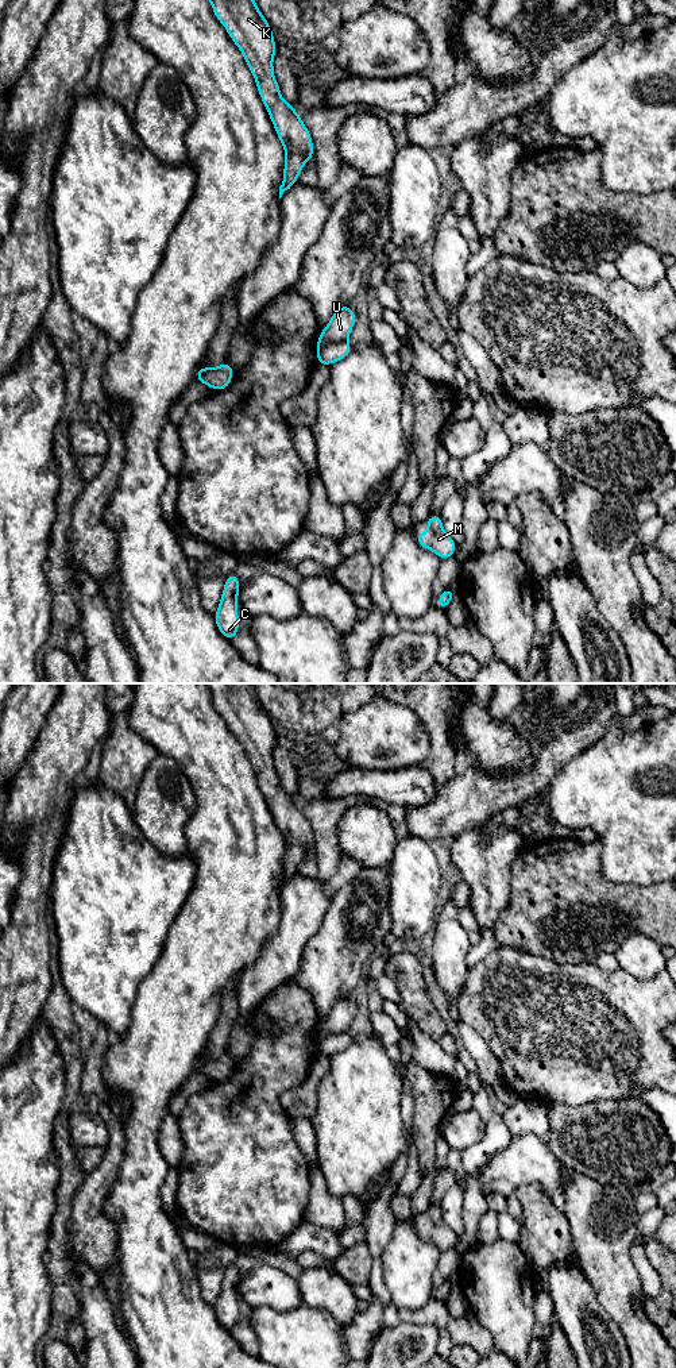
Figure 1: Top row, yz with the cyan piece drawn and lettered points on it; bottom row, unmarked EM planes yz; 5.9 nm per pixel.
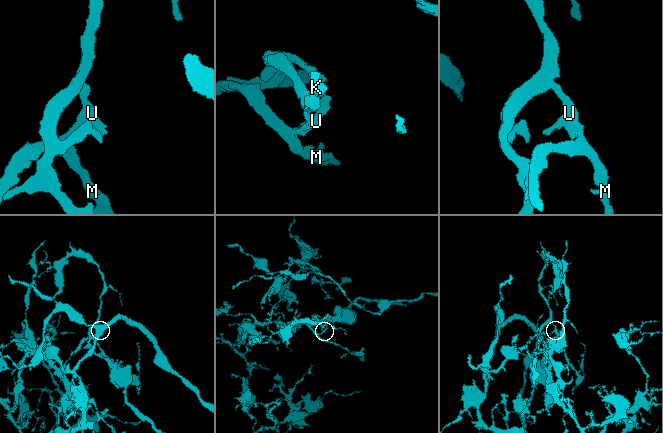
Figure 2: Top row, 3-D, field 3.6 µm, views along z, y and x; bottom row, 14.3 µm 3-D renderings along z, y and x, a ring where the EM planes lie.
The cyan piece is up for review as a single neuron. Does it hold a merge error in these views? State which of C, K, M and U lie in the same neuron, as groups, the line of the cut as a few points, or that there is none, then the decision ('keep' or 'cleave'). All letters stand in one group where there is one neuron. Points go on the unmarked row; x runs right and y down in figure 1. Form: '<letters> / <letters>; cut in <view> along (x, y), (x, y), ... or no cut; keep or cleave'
C K U / M; cut in yz along (344, 1032), (332, 1032), (320, 1047), (321, 1055); cleave

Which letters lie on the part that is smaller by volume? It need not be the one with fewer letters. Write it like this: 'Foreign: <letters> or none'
Foreign: C, K, U

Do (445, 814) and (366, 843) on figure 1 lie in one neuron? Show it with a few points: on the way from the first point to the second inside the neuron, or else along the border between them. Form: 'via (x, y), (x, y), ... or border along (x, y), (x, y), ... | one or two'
border along (408, 833), (429, 843) | two

